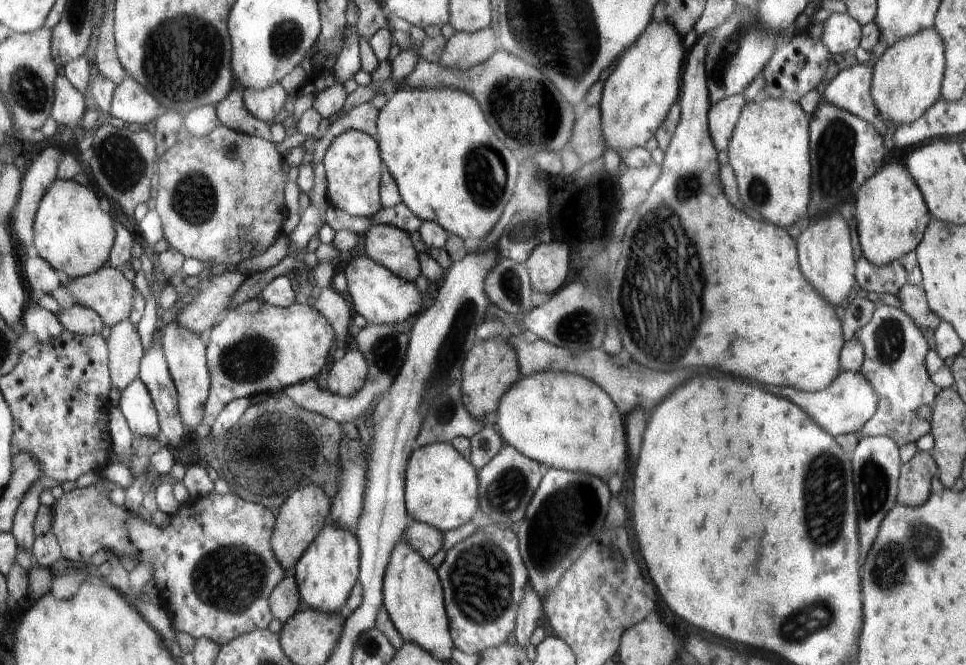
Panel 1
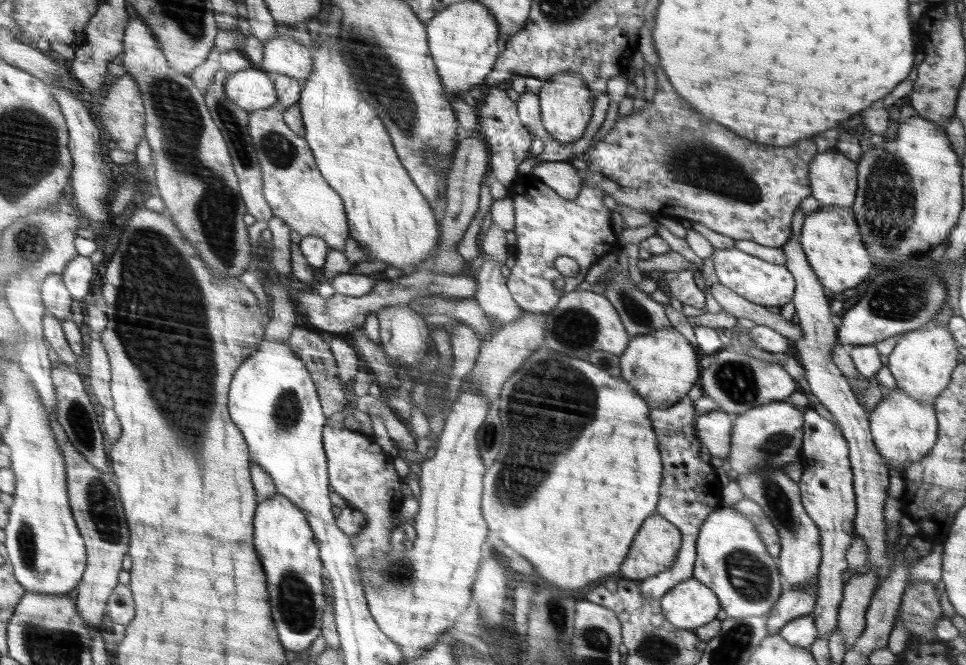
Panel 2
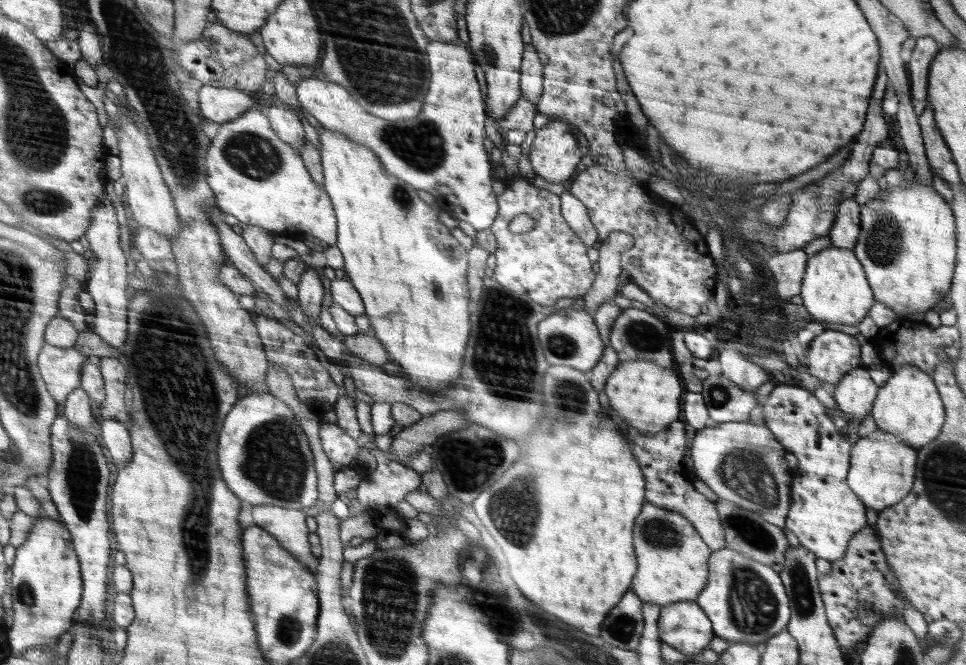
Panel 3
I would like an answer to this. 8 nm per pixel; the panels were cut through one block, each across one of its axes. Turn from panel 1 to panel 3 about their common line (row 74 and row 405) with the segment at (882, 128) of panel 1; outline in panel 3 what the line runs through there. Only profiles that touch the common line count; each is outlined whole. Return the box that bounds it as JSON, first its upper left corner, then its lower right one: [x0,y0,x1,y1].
[831,343,881,421]

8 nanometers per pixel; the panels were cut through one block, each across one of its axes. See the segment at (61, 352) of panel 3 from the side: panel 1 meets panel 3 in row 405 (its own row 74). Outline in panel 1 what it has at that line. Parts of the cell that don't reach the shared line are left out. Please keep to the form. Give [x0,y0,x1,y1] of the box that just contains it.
[53,74,92,130]

